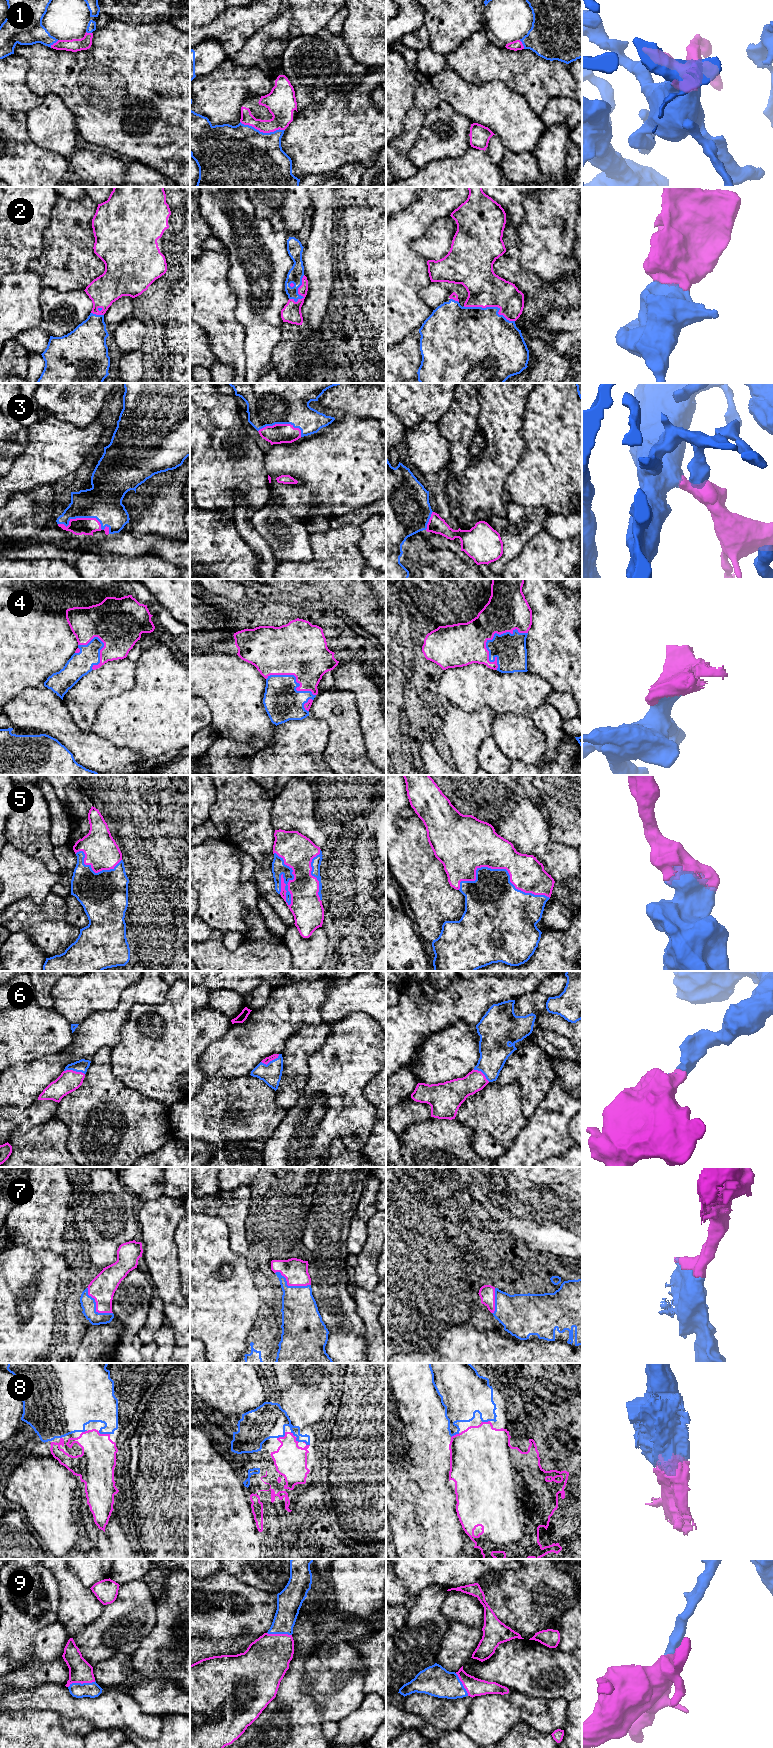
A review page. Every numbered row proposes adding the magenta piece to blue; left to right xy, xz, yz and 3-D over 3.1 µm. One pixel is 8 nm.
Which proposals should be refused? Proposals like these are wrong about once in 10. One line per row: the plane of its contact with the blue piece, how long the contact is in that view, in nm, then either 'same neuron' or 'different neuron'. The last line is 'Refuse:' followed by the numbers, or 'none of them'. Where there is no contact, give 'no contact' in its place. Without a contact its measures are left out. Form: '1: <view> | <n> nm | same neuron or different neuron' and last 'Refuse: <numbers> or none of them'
1: xz | 360 nm | same neuron
2: yz | 440 nm | same neuron
3: xy | 420 nm | same neuron
4: yz | 400 nm | same neuron
5: yz | 750 nm | same neuron
6: xy | 170 nm | same neuron
7: xy | 300 nm | same neuron
8: xy | 100 nm | same neuron
9: xy | 220 nm | same neuron
Refuse: none of them

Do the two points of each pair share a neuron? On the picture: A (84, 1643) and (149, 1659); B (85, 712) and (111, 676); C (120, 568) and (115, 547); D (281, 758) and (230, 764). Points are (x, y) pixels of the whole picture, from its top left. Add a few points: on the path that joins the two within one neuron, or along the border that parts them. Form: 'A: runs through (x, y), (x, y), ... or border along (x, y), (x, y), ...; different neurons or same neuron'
A: border along (146, 1637), (131, 1656); different neurons
B: runs through (86, 703), (103, 685); same neuron
C: border along (94, 552), (100, 555), (126, 557), (141, 555); different neurons
D: border along (266, 748), (258, 751), (249, 764); different neurons

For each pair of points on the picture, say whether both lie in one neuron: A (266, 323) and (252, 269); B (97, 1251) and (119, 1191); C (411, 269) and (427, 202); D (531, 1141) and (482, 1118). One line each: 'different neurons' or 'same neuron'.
A: same neuron
B: same neuron
C: same neuron
D: different neurons

